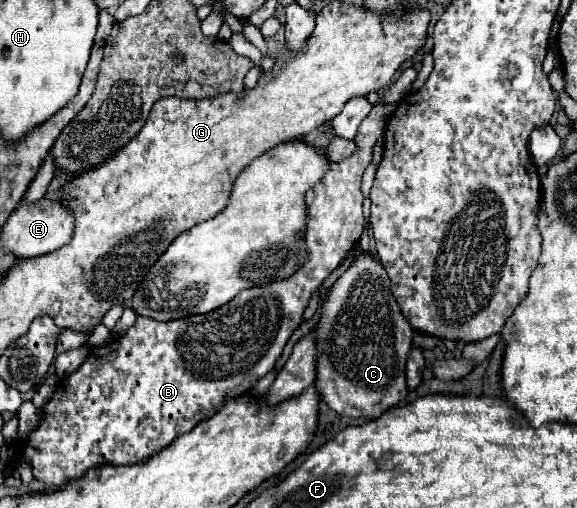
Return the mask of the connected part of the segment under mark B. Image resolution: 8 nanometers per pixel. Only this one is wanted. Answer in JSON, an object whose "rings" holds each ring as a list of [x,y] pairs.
{"rings":[[[388,102],[374,106],[362,120],[358,134],[354,136],[356,150],[346,160],[330,162],[328,172],[322,176],[322,180],[306,192],[304,240],[308,256],[304,264],[294,272],[294,276],[242,290],[234,300],[208,314],[186,316],[172,322],[136,318],[136,324],[124,336],[114,338],[102,348],[94,348],[86,362],[58,384],[56,394],[44,406],[38,430],[30,434],[20,450],[20,456],[32,464],[34,478],[46,482],[50,488],[60,488],[102,462],[122,466],[144,462],[158,450],[166,448],[174,438],[190,432],[198,422],[216,414],[226,400],[238,398],[248,392],[274,368],[292,332],[302,322],[302,314],[314,292],[322,286],[330,272],[338,268],[344,256],[360,242],[364,234],[366,220],[362,212],[364,196],[360,190],[360,180],[364,168],[372,162],[372,148],[376,140],[382,138],[386,120],[394,112],[394,108],[396,106]]]}

